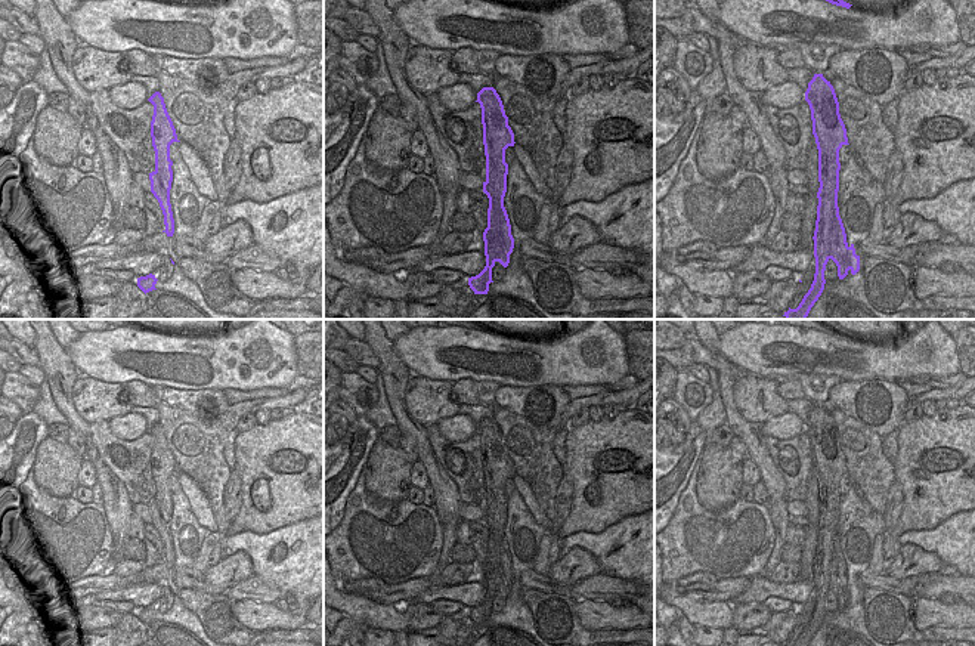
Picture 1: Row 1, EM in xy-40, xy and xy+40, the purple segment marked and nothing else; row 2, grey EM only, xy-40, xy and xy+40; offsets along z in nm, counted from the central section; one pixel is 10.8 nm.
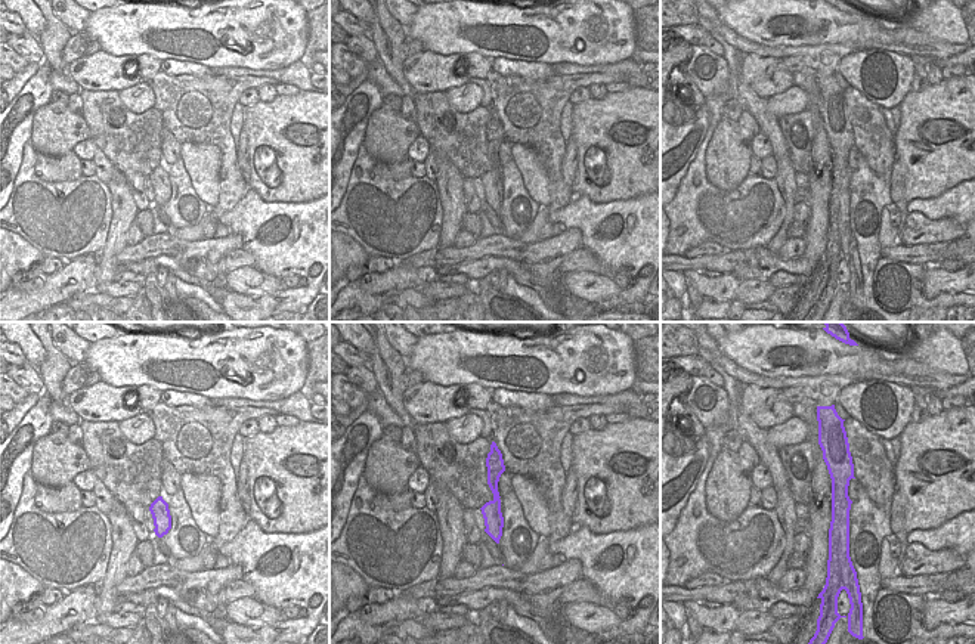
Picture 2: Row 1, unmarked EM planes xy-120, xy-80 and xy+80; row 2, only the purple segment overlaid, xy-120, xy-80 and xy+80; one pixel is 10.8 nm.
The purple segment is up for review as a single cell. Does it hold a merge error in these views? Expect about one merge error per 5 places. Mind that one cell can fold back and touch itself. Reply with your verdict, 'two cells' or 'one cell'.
two cells

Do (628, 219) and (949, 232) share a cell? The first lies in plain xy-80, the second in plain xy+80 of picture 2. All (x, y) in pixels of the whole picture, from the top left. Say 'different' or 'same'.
different

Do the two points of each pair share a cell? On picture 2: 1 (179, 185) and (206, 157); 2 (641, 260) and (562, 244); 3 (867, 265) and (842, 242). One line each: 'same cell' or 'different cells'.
1: different cells
2: different cells
3: different cells

